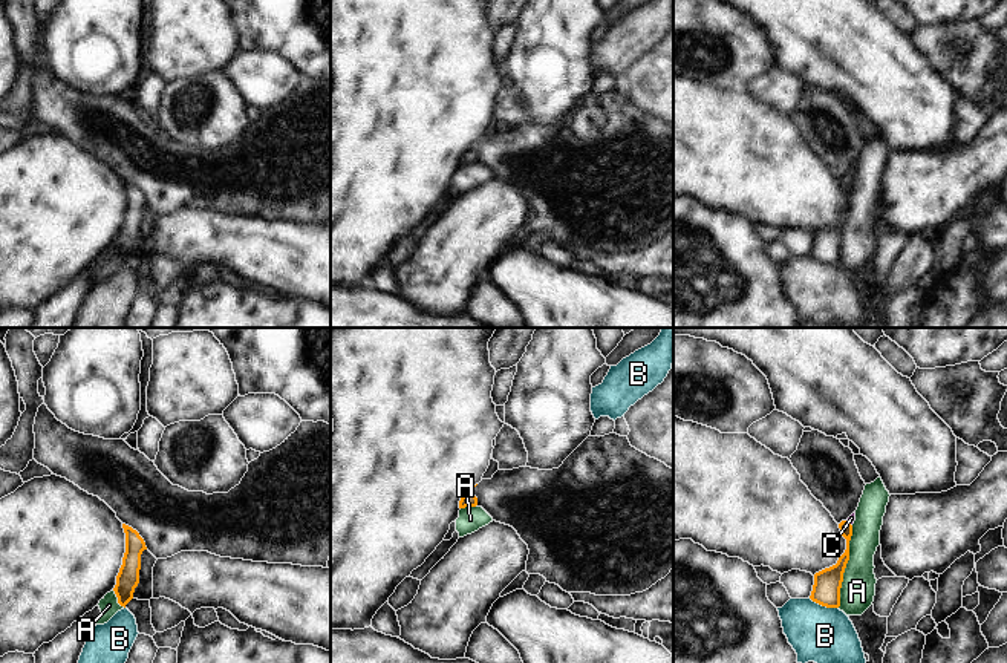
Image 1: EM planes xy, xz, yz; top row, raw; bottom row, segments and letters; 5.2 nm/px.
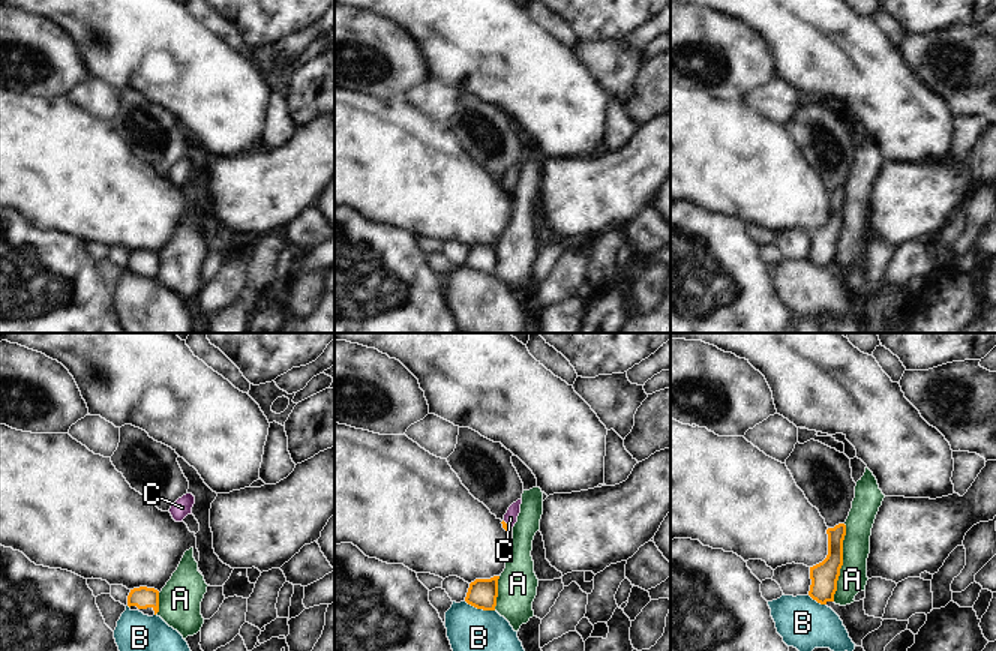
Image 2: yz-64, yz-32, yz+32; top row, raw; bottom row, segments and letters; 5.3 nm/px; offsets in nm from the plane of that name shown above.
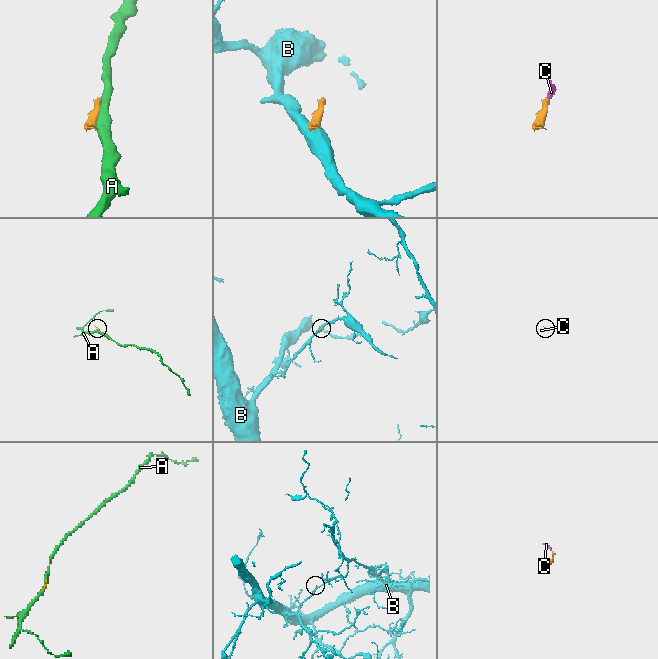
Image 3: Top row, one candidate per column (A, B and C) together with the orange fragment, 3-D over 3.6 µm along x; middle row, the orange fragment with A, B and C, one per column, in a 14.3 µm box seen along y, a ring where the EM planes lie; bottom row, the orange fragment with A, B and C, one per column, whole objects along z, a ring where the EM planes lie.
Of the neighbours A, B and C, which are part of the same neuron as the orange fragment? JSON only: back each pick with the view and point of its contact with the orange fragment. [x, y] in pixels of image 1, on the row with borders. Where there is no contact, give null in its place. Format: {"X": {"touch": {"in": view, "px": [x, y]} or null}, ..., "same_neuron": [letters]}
{"C": {"touch": {"in": "yz", "px": [848, 522]}}, "same_neuron": ["C"]}

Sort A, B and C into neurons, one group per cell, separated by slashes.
A / B / C

